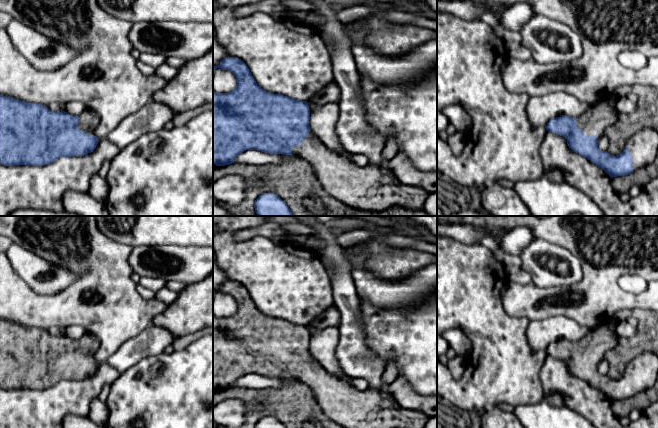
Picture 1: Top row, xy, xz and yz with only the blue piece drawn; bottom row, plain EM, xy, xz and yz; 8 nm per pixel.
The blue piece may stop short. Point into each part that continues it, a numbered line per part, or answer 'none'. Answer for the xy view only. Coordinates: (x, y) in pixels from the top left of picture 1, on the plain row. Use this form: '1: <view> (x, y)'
1: xy (88, 344)

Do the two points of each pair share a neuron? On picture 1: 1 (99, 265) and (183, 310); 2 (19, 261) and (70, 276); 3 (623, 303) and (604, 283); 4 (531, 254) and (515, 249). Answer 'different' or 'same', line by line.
1: different
2: same
3: same
4: different

